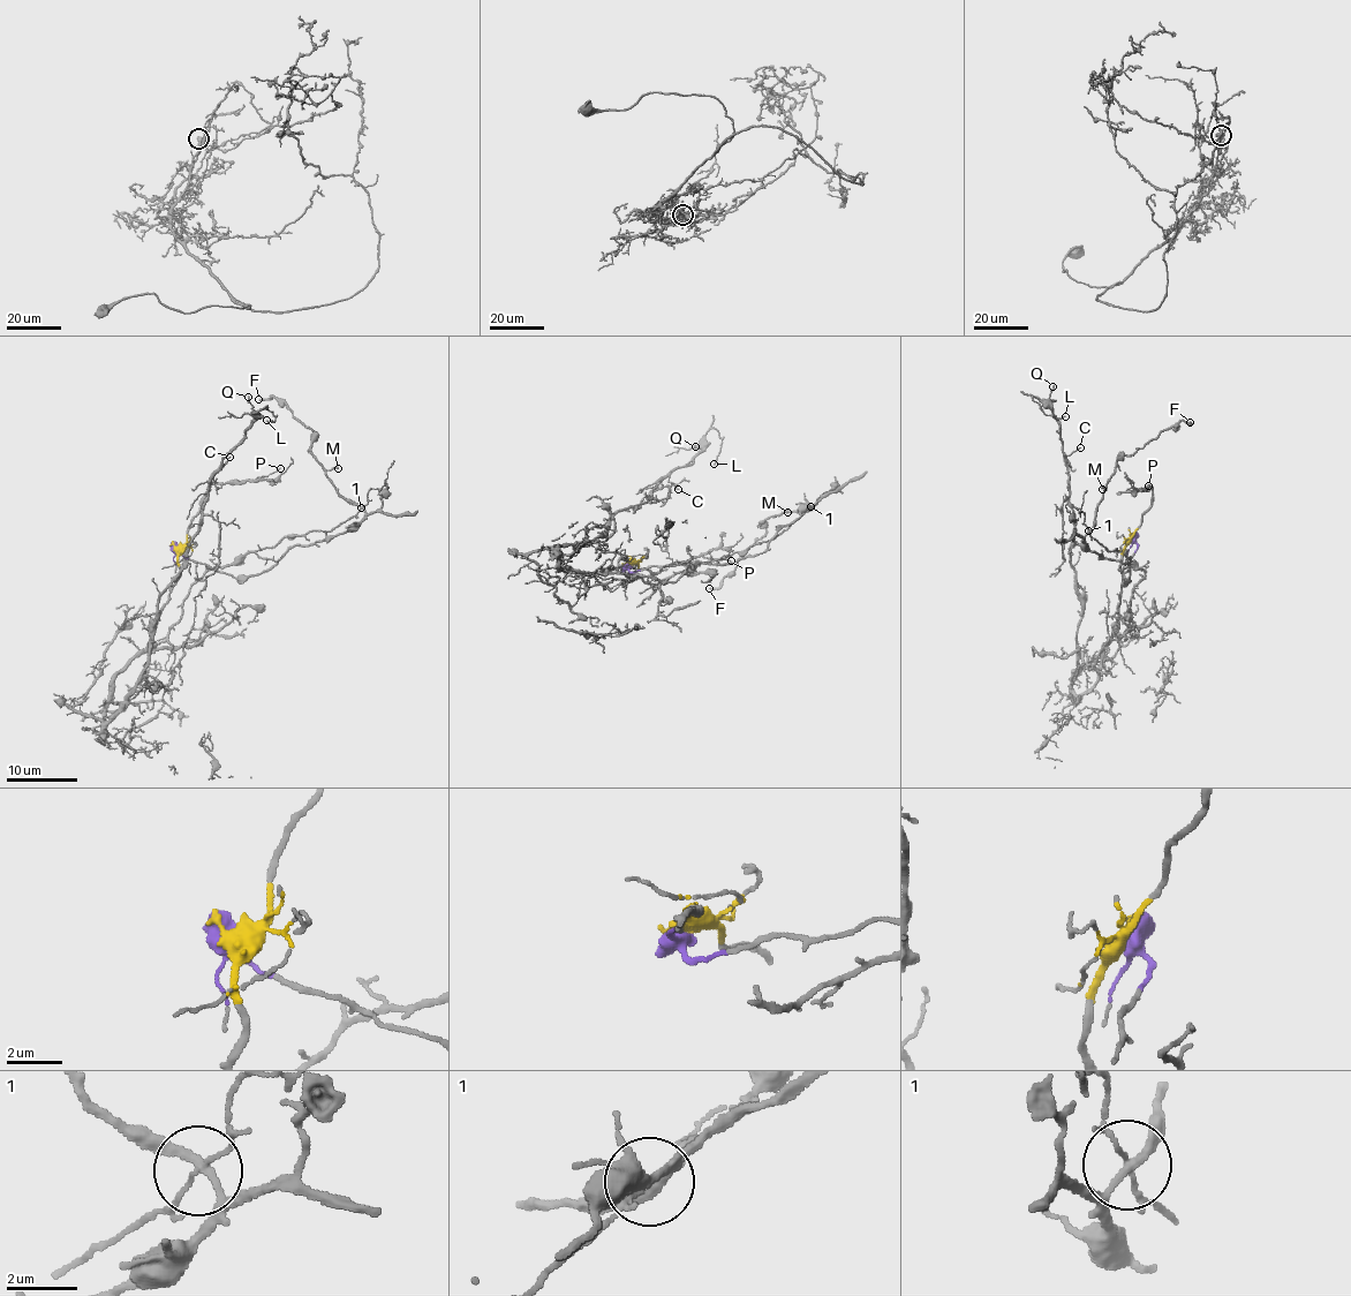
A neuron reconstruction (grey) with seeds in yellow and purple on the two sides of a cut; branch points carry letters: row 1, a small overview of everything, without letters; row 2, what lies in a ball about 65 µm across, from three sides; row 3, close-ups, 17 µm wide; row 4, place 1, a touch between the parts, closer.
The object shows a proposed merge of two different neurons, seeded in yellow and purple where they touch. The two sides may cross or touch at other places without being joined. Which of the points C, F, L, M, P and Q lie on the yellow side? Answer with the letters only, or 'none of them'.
C, L, P, Q

